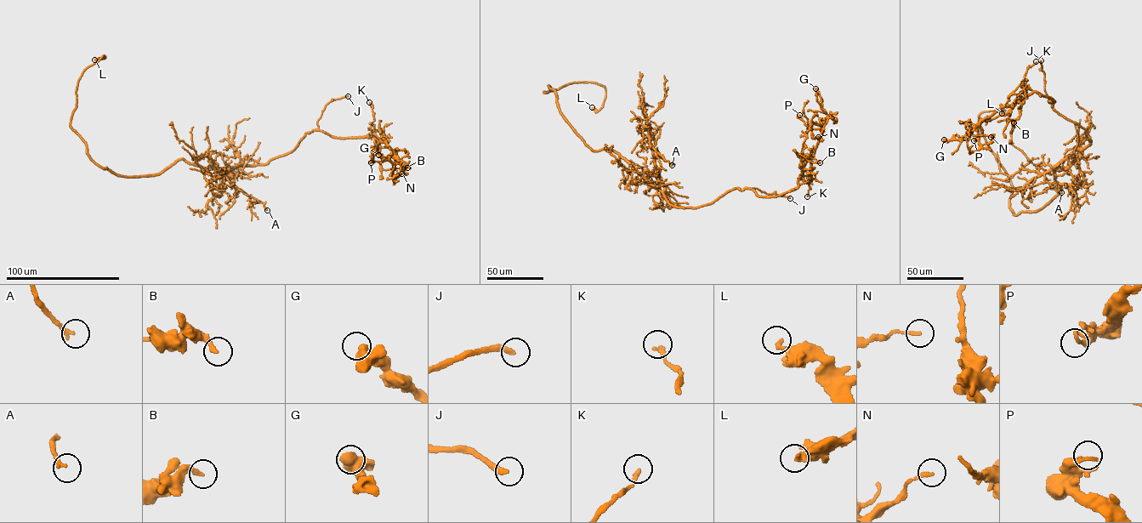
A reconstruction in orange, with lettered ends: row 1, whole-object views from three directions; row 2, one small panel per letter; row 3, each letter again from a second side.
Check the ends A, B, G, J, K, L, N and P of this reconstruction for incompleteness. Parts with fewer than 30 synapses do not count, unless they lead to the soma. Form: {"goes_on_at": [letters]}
{"goes_on_at": ["J", "L"]}

